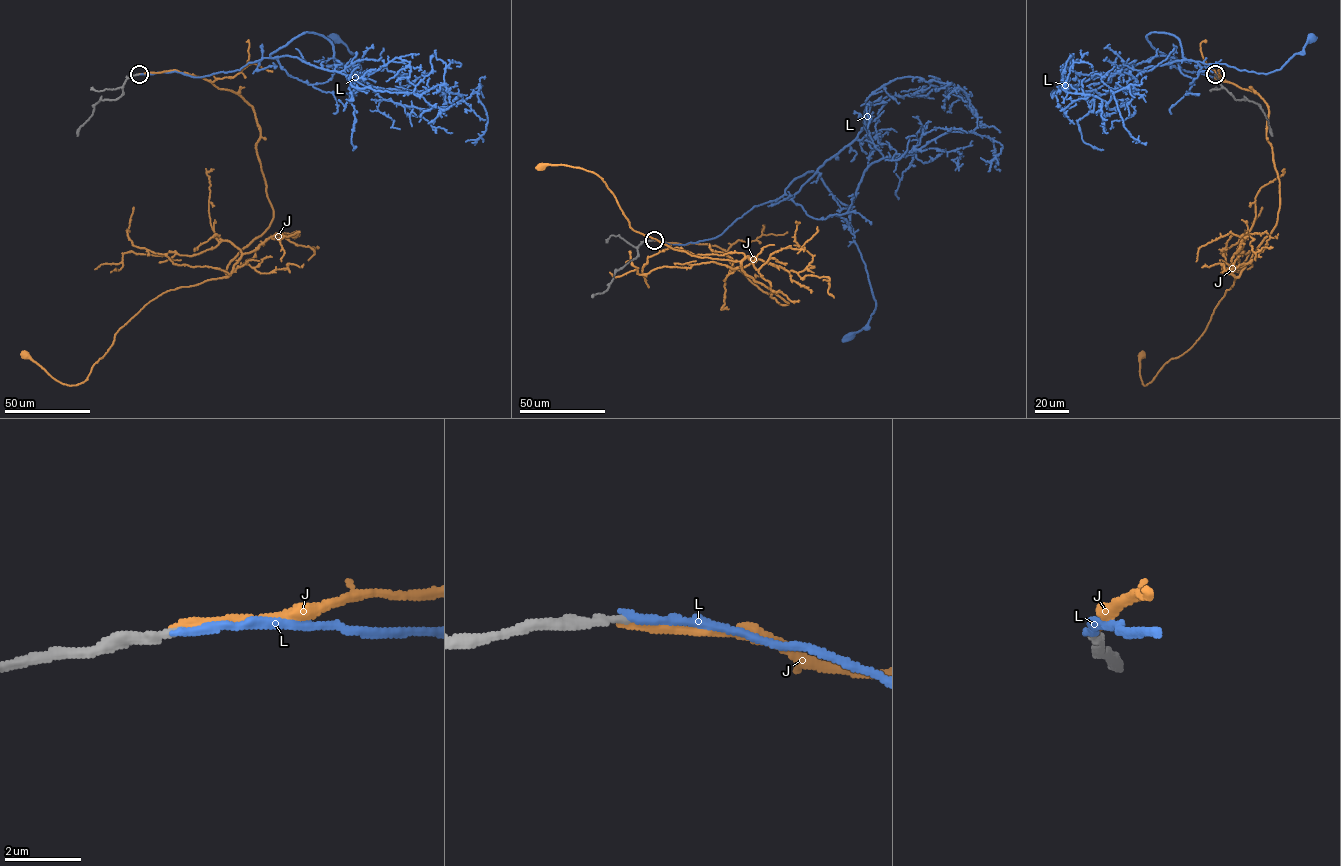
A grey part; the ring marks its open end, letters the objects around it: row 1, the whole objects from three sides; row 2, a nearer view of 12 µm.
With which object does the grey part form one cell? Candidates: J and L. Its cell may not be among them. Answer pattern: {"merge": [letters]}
{"merge": ["J"]}

